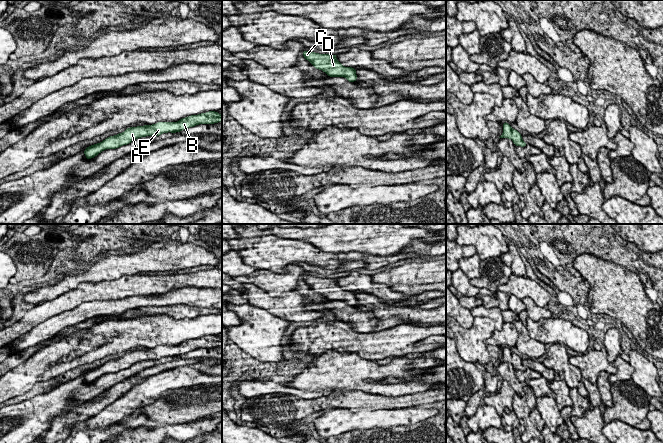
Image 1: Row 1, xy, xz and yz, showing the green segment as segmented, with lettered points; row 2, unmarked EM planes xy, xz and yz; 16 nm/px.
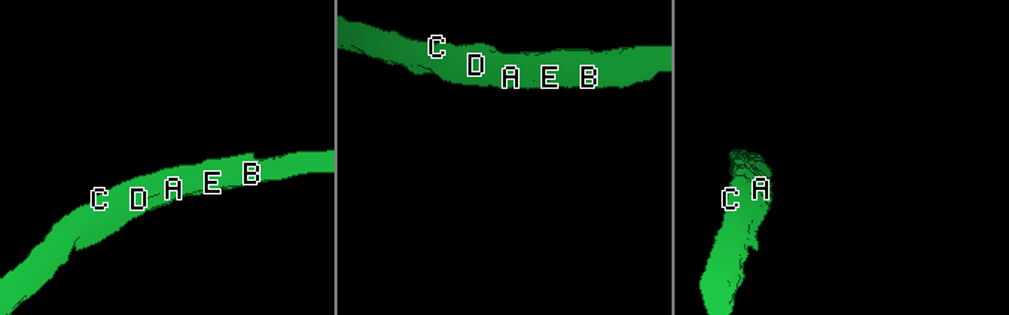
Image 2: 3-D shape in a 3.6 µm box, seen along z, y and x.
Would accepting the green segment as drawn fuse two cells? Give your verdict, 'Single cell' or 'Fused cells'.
Single cell

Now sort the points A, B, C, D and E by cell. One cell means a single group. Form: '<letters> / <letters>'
A B C D E

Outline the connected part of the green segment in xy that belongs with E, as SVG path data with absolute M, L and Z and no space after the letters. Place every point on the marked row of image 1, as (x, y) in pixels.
M208 111L191 115L177 122L157 122L145 126L129 127L124 132L110 136L100 143L91 145L84 150L86 159L92 159L106 149L116 149L130 144L133 140L146 136L160 136L162 133L176 133L199 124L214 124L222 122L222 115L216 111Z

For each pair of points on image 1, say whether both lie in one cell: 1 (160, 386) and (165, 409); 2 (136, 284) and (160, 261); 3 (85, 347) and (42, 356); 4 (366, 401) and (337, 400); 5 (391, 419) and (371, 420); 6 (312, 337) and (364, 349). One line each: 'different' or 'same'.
1: different
2: different
3: different
4: same
5: same
6: same

